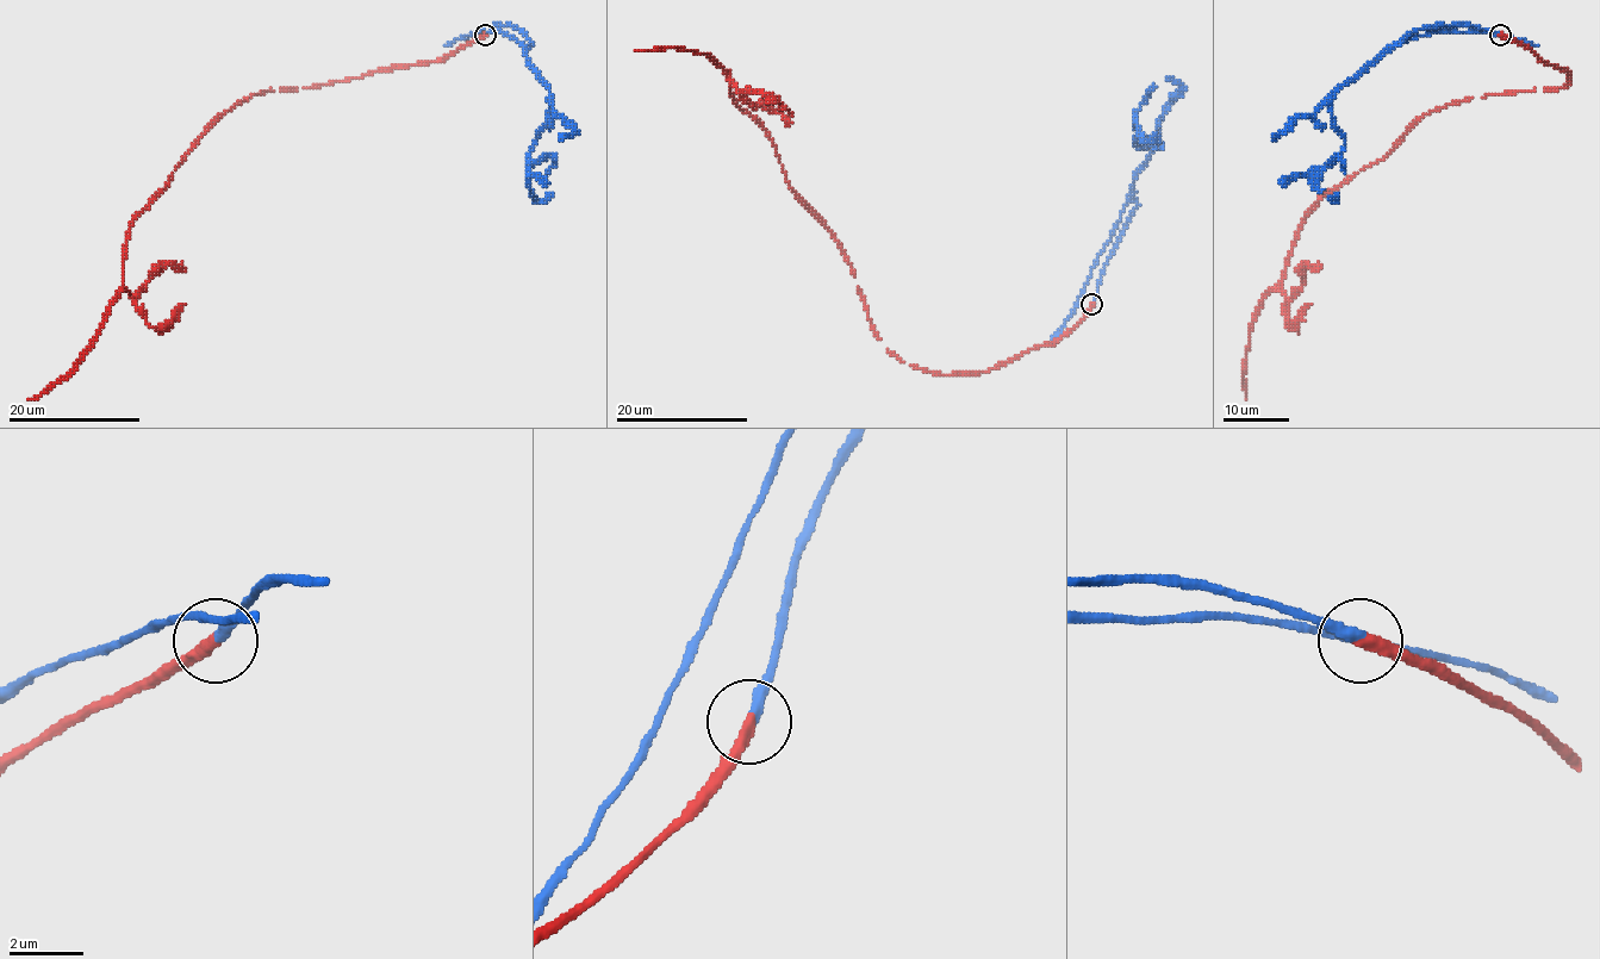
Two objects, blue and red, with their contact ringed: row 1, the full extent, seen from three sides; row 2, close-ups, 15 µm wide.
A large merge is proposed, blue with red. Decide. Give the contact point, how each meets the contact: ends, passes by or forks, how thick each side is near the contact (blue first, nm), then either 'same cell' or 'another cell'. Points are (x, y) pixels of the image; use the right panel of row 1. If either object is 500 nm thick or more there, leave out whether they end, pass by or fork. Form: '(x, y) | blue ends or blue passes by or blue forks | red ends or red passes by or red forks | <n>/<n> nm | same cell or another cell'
(1500, 35) | blue ends | red ends | 320/360 nm | same cell

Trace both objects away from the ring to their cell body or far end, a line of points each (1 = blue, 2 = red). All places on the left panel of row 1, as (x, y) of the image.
1: (485, 35), (514, 25), (530, 43), (548, 118), (529, 187), (539, 200), (553, 193)
2: (485, 35), (450, 56), (267, 91), (224, 113), (130, 228), (124, 288), (101, 331), (63, 377), (29, 400)

